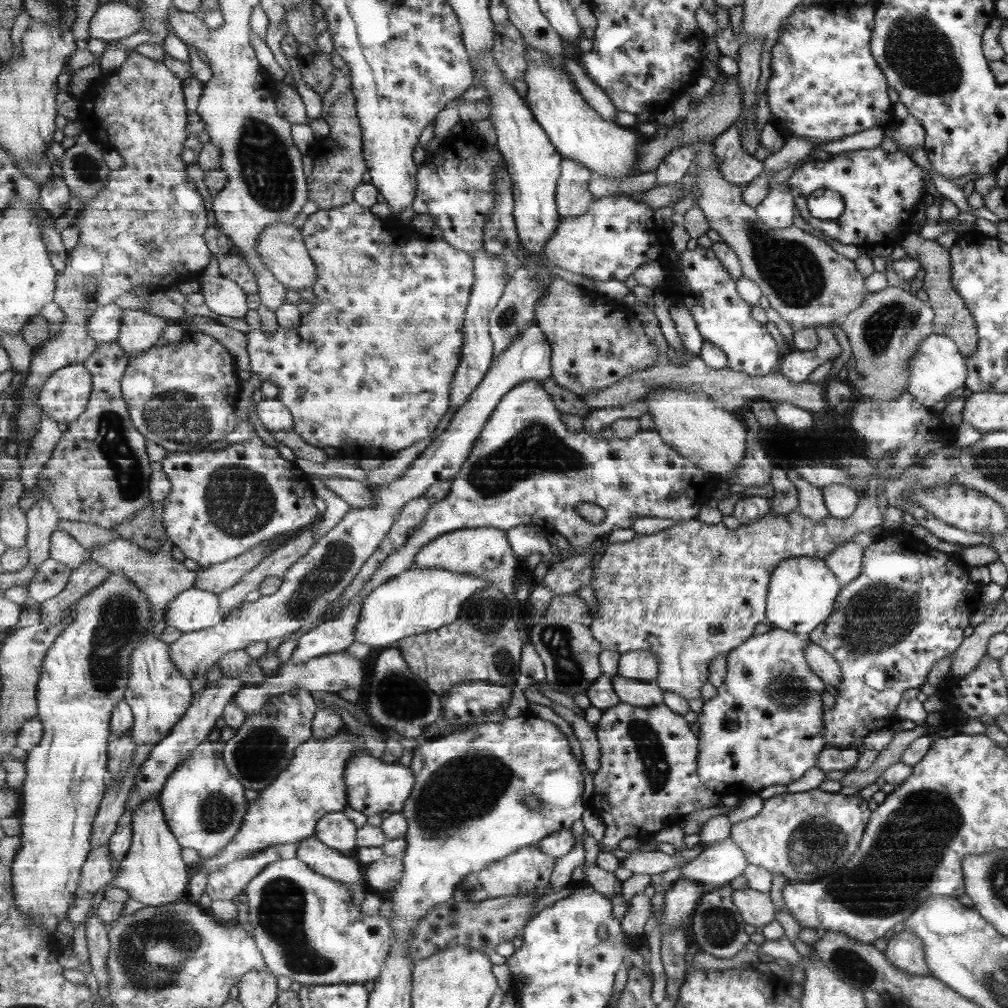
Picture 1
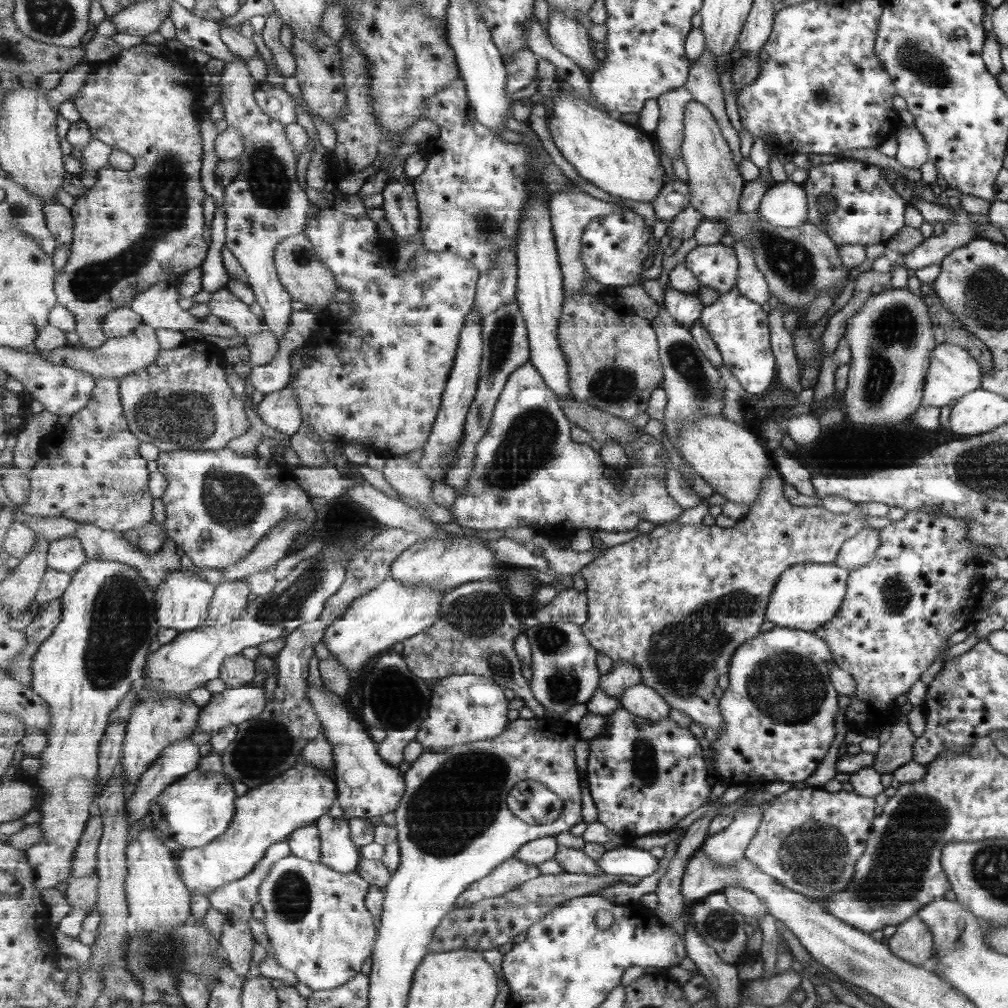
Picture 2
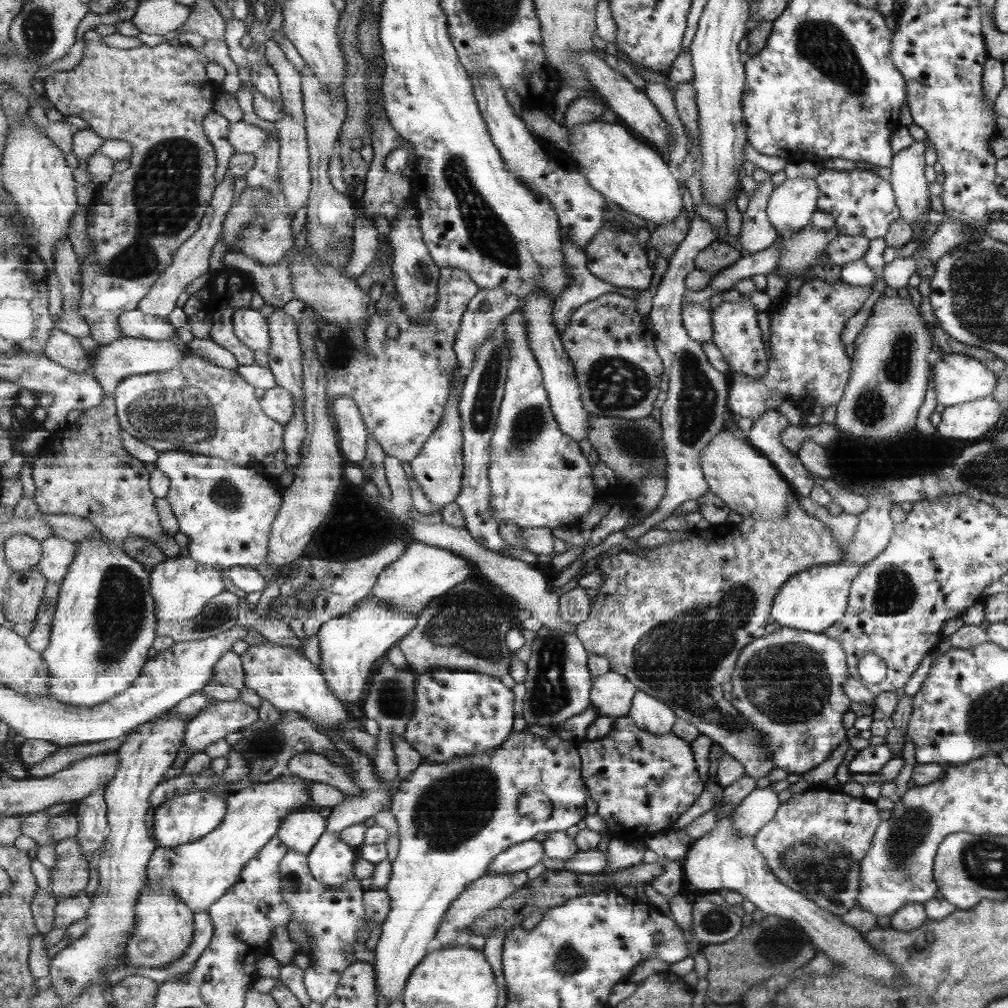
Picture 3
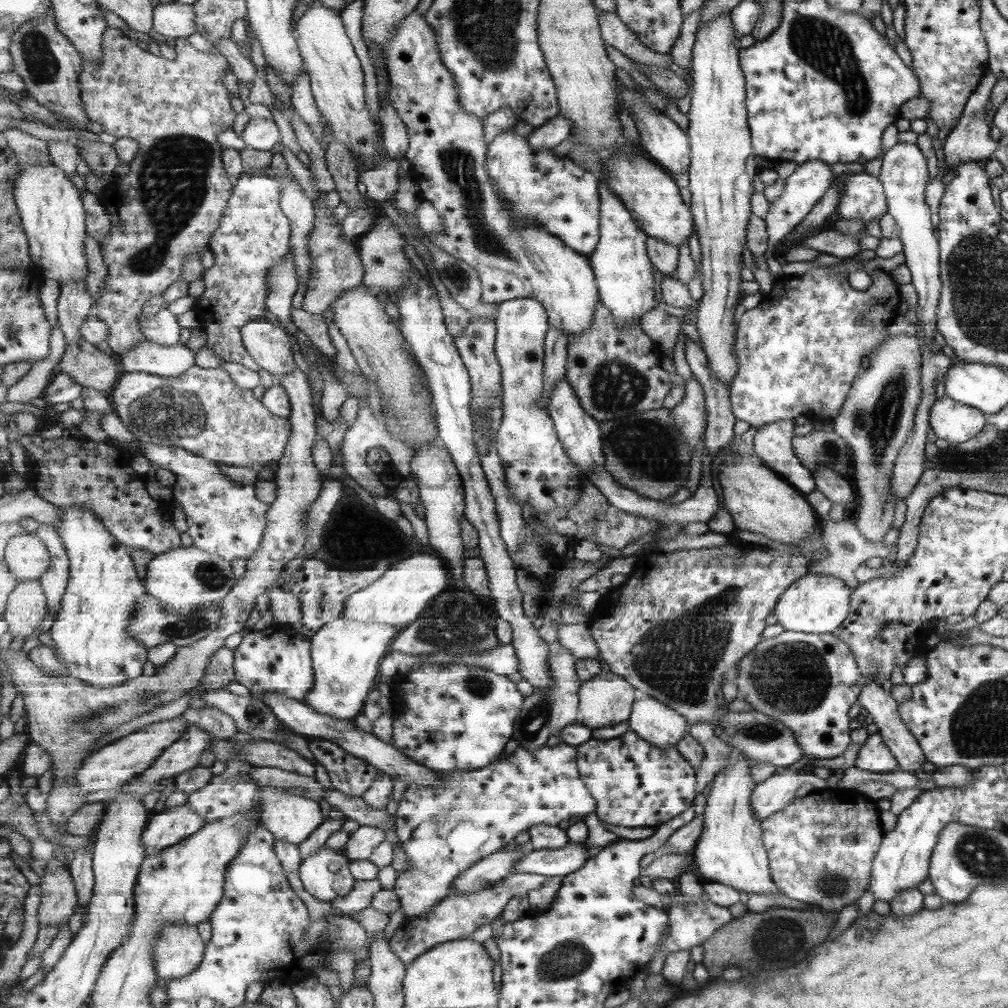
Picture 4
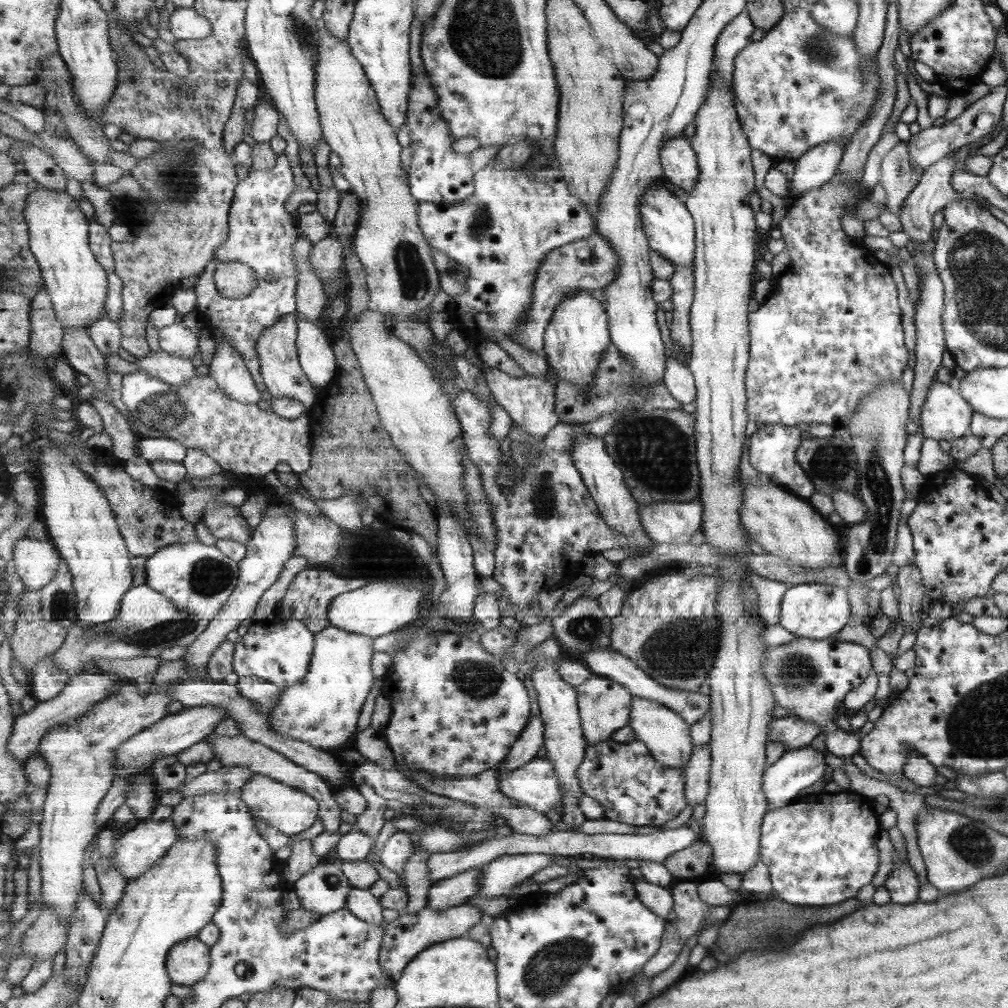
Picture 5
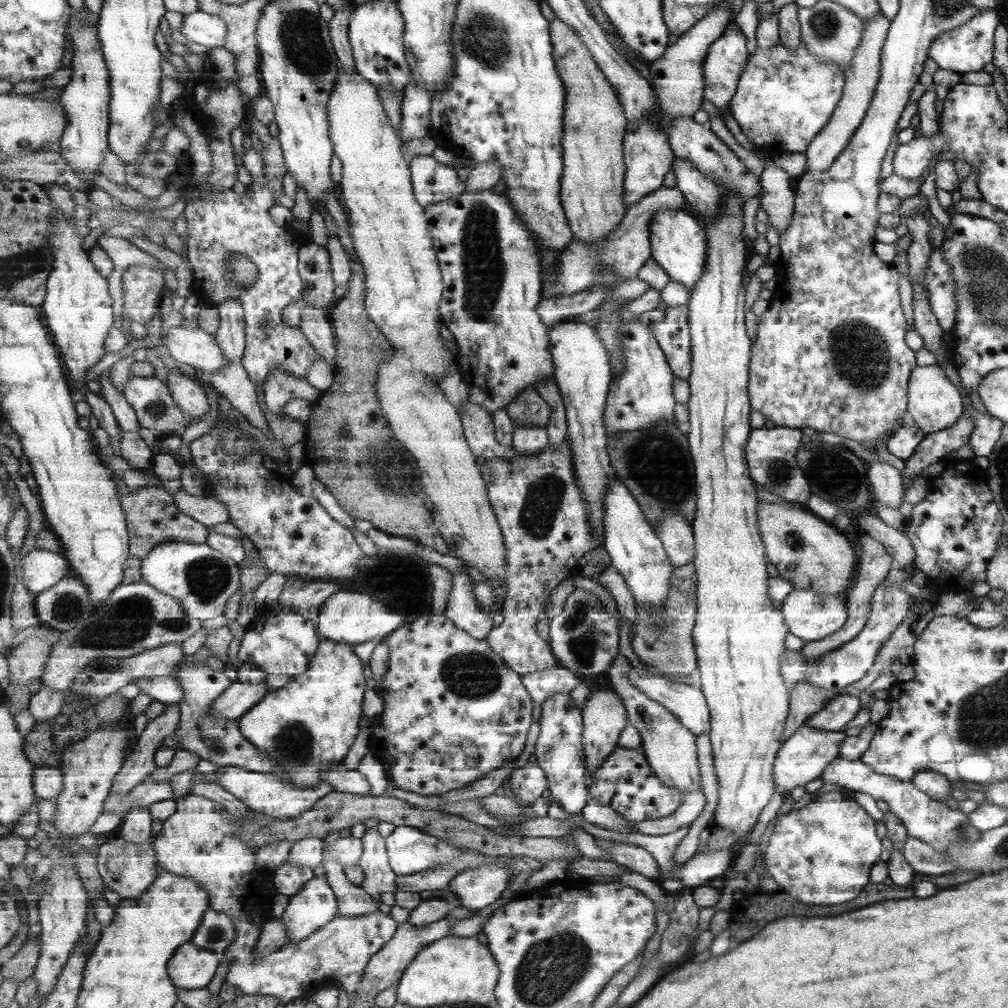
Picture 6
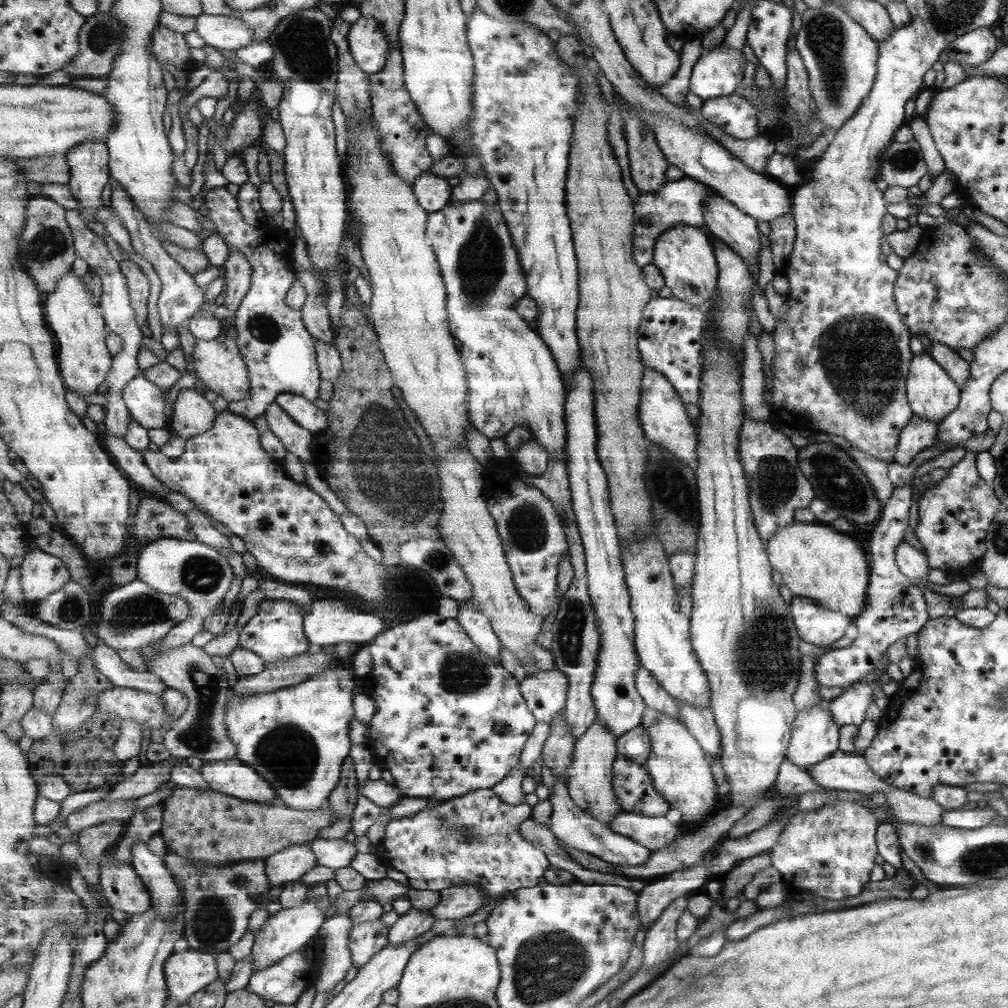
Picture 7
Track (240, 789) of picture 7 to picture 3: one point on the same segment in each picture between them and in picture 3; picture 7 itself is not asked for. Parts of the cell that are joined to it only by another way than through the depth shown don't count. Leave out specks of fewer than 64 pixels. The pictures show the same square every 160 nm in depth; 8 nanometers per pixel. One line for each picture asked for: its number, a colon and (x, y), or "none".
3: (301, 831)
4: (289, 817)
5: (288, 809)
6: (263, 792)

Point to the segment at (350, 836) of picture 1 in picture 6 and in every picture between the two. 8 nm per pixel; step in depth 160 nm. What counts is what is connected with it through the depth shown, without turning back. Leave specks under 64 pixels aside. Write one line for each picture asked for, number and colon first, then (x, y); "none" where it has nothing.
2: (339, 851)
3: (332, 860)
4: (327, 874)
5: (324, 890)
6: (317, 905)

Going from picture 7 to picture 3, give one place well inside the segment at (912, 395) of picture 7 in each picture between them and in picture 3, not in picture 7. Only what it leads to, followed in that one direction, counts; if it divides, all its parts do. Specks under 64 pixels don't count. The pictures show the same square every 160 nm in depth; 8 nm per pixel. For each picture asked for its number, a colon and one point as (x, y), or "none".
3: (968, 421)
4: (953, 422)
5: (944, 414)
6: (934, 404)

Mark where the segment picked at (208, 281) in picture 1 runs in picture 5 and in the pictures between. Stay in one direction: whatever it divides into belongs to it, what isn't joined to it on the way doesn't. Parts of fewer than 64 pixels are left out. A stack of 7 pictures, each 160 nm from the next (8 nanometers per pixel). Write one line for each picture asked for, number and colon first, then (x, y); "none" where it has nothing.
2: (224, 304)
3: (250, 326)
4: (269, 345)
5: (282, 373)

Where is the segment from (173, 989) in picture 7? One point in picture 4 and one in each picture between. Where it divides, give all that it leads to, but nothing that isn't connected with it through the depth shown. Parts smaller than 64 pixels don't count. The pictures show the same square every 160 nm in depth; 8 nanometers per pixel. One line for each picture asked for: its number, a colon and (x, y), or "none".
4: (180, 949)
5: (189, 962)
6: (192, 967)

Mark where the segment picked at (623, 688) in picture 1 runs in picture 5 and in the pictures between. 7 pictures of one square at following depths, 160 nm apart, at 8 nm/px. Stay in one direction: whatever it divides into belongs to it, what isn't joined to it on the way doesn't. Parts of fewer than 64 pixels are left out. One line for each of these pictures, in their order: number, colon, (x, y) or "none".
2: (641, 700)
3: (648, 712)
4: (663, 726)
5: (666, 733)

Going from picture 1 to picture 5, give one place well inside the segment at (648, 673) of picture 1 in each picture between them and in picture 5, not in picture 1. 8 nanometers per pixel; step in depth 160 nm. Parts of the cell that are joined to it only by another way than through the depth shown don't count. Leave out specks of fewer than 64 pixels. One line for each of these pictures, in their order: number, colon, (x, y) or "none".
2: (624, 675)
3: (612, 694)
4: (607, 700)
5: (605, 705)

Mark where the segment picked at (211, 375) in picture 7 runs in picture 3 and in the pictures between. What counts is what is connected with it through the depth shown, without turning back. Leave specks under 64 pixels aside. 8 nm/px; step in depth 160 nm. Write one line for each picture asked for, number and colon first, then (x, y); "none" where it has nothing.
3: (135, 324)
4: (162, 328)
5: (176, 339)
6: (195, 347)

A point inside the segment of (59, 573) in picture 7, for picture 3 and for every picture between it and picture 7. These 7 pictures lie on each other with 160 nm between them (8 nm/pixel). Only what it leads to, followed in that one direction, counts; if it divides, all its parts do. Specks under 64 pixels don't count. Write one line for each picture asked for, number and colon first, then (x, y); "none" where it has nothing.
3: (23, 552)
4: (28, 557)
5: (37, 561)
6: (43, 569)

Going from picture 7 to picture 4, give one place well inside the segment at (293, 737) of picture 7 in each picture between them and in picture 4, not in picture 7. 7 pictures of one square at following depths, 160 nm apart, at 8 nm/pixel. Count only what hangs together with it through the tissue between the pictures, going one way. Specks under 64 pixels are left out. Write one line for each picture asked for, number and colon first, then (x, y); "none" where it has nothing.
4: (347, 653)
5: (324, 710)
6: (310, 723)

